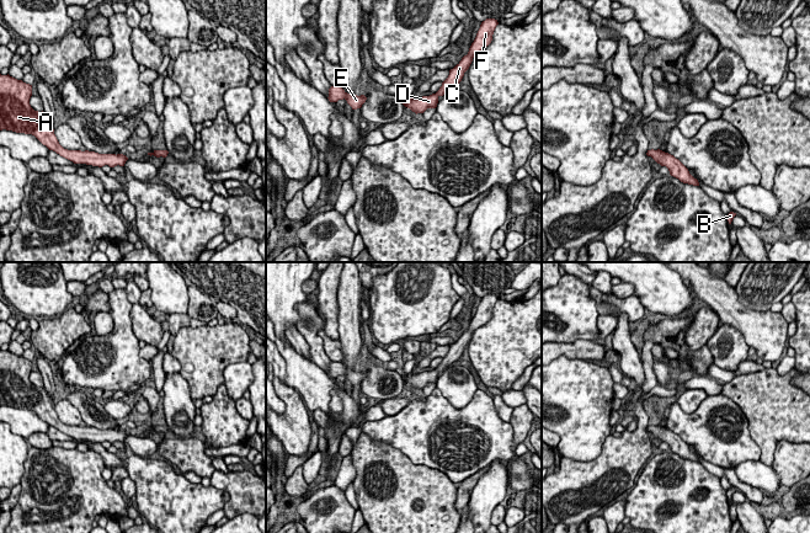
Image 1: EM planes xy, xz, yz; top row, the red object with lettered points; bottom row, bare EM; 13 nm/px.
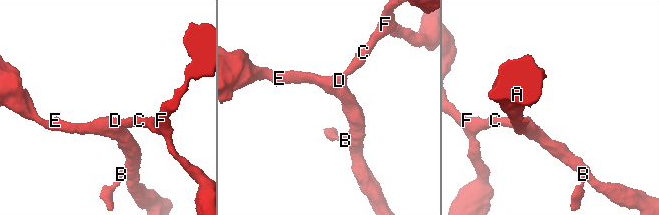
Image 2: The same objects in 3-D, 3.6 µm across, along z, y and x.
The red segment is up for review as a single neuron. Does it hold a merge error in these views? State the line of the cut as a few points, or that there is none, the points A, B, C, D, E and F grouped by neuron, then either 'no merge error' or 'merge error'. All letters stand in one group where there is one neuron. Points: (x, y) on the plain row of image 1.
no cut | A B C D E F | no merge error

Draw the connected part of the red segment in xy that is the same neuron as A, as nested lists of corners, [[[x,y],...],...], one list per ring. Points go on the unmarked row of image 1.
[[[0,350],[0,406],[12,406],[34,411],[49,426],[73,437],[74,439],[86,439],[102,443],[108,441],[124,442],[128,433],[123,430],[98,430],[95,427],[64,425],[54,405],[42,387],[34,387],[30,380],[32,361],[17,356],[12,352]]]

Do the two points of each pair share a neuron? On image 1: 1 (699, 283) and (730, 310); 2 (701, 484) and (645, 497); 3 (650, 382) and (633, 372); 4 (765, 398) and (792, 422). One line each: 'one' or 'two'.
1: one
2: one
3: two
4: one

